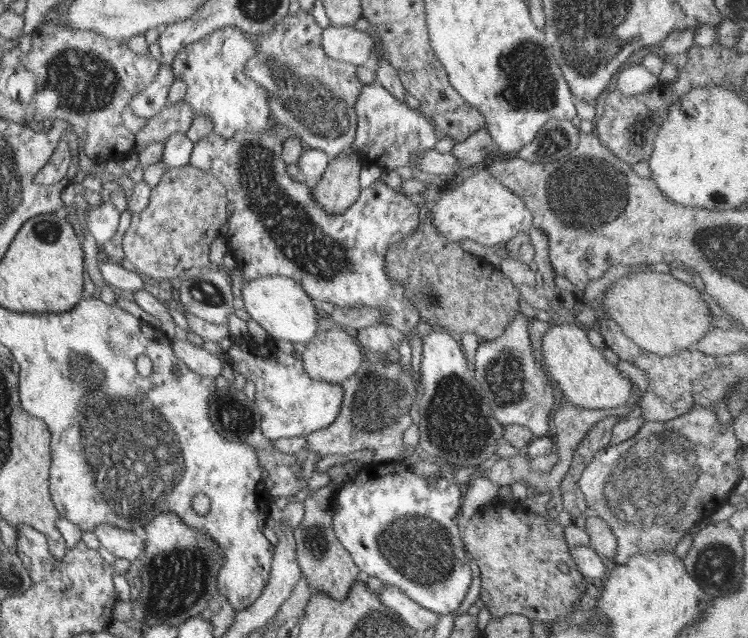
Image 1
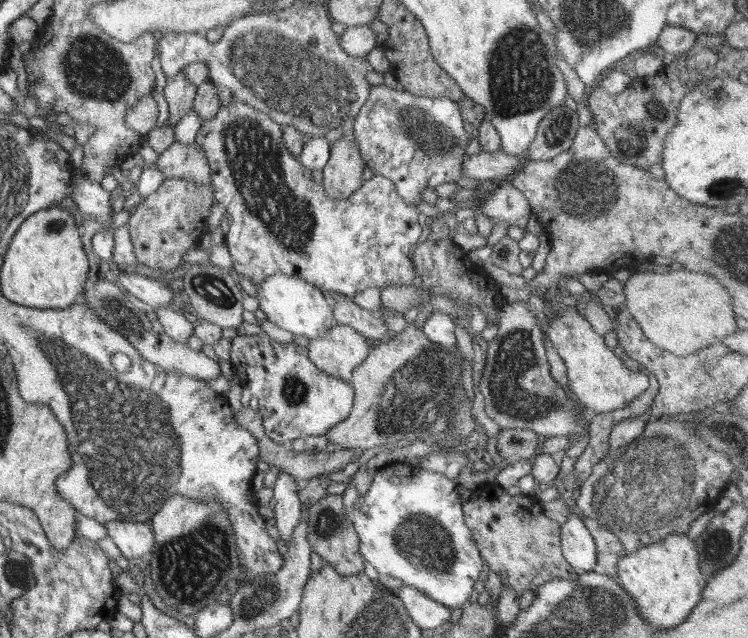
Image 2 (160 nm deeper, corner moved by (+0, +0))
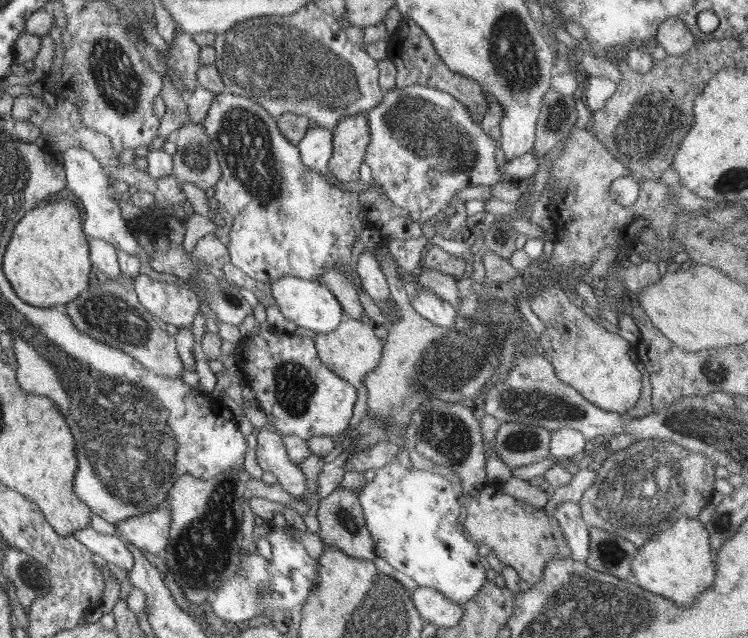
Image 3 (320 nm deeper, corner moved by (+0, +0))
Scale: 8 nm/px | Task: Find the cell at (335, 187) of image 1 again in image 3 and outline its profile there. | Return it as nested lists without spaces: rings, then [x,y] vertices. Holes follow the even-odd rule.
[[[356,114],[340,119],[333,131],[333,152],[328,172],[339,181],[350,185],[360,179],[360,166],[365,160],[370,143],[366,115]]]

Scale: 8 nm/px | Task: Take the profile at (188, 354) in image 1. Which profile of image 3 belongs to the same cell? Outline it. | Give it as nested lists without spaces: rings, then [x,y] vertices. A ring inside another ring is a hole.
[[[121,273],[119,280],[107,279],[96,288],[85,290],[62,308],[84,334],[129,354],[142,366],[162,377],[179,378],[185,366],[180,360],[175,337],[160,329],[157,318],[140,304],[134,280],[129,276]]]

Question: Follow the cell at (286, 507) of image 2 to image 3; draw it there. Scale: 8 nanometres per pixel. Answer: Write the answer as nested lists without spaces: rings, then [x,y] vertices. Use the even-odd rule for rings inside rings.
[[[266,423],[259,430],[257,443],[256,456],[262,470],[276,475],[277,486],[287,490],[293,500],[302,497],[306,488],[304,473],[291,462],[283,437],[272,423]]]

